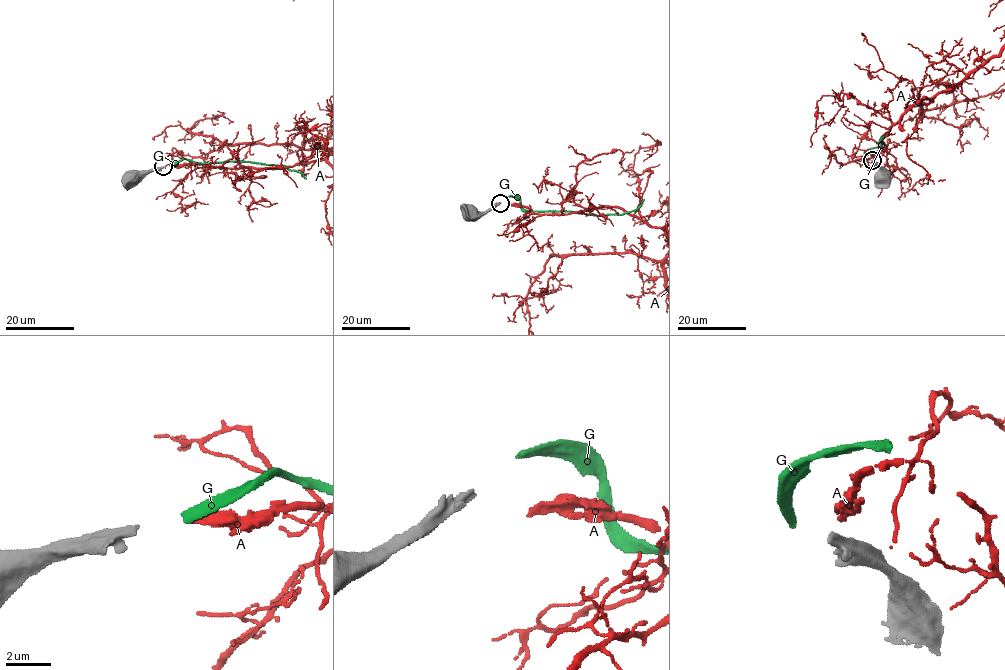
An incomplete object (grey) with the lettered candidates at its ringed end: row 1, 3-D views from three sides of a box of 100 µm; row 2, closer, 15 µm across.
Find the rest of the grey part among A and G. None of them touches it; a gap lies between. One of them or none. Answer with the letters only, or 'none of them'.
G

